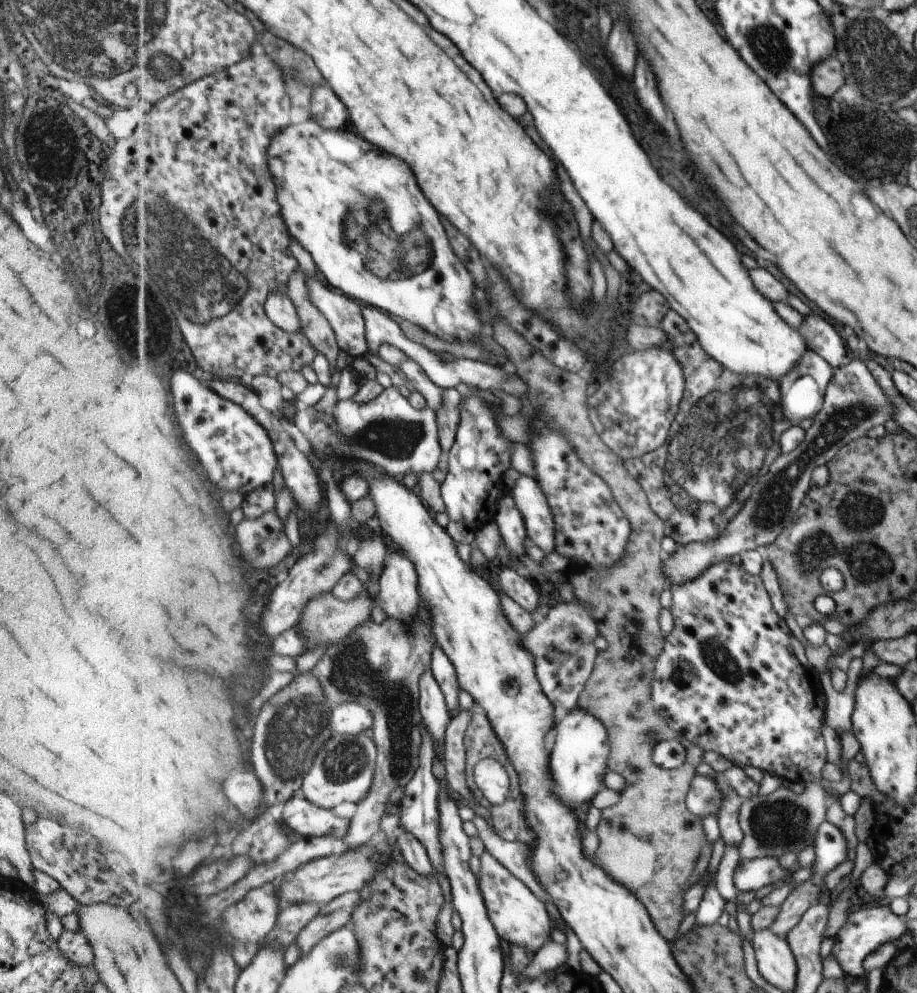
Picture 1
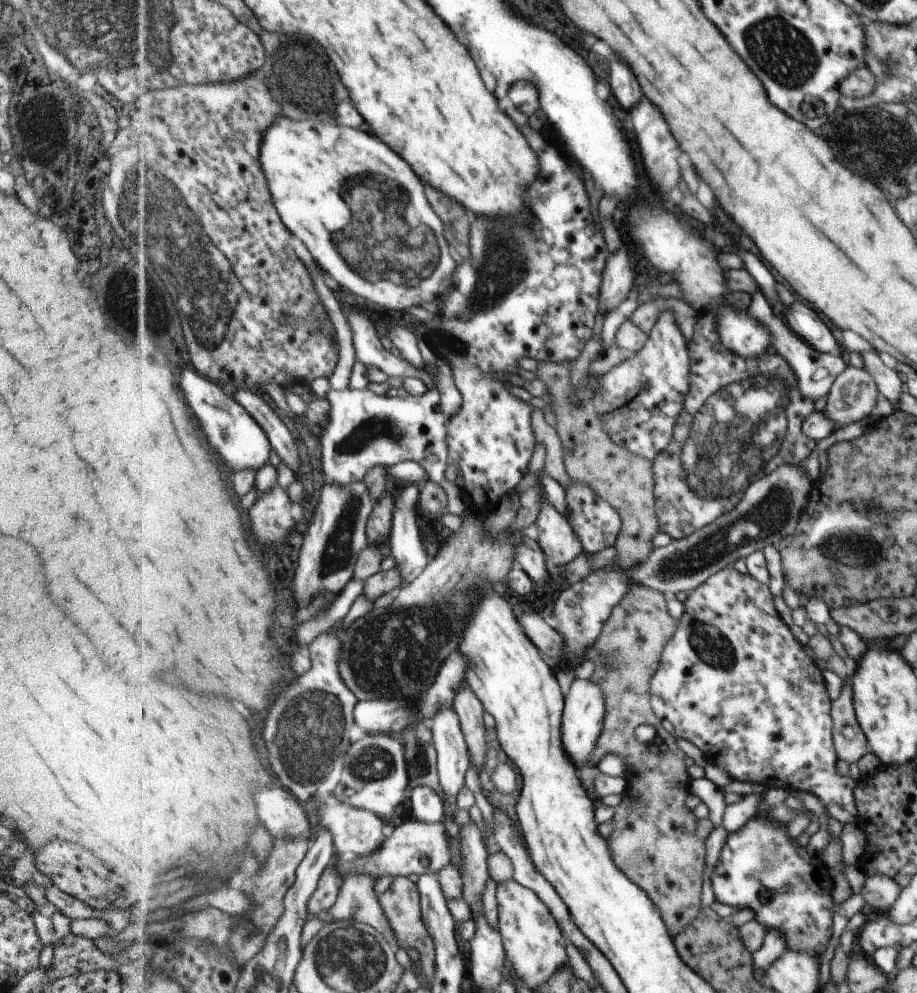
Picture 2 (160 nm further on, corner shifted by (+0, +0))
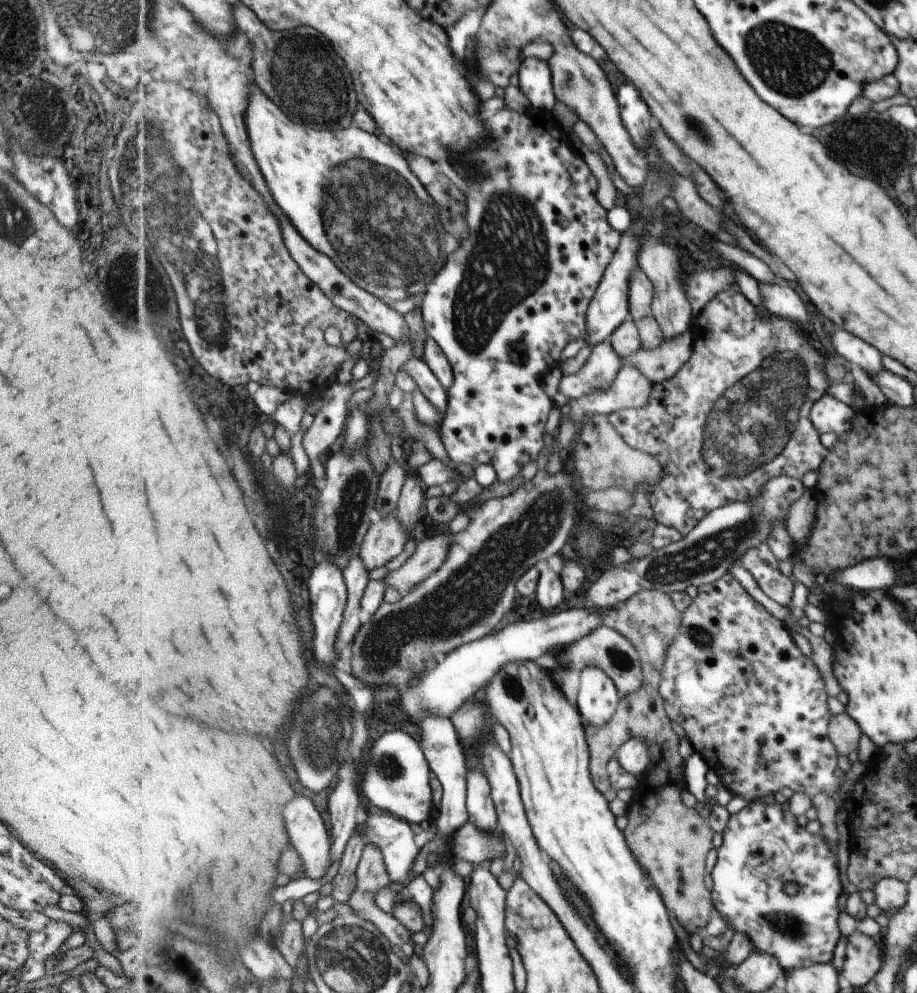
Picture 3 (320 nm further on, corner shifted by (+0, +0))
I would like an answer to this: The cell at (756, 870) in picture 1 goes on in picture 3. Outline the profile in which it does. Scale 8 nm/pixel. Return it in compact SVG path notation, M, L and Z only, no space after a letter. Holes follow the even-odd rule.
M763 801L750 802L738 813L732 814L727 828L719 837L711 867L711 888L713 888L713 898L716 902L717 910L728 921L735 932L748 935L754 944L755 952L774 956L780 962L785 972L809 965L816 965L817 963L829 963L831 954L833 954L833 948L835 948L835 942L839 938L839 930L837 930L837 916L839 916L837 900L843 894L843 888L841 888L841 882L839 882L839 870L837 870L837 857L835 855L836 852L828 845L821 833L811 834L805 827L799 826L797 815L790 809L783 810L781 805L776 802L772 804L766 804ZM787 882L794 882L798 887L794 894L785 892L785 884Z

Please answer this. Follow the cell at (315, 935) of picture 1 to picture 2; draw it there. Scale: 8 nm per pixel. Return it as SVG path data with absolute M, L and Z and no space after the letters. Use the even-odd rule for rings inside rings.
M351 873L344 880L337 902L327 910L331 920L348 921L355 919L381 931L385 938L400 953L403 948L396 939L386 912L375 894L375 879L367 873Z

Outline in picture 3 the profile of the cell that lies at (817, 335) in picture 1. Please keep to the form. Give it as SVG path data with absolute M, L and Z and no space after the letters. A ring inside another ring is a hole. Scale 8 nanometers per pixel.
M761 284L760 288L766 310L769 313L791 318L797 322L807 320L801 296L793 288L781 286L781 284Z

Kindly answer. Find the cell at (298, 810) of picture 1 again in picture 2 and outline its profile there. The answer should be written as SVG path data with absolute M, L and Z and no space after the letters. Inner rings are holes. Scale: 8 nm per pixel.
M345 803L321 806L319 818L322 830L334 834L337 854L347 854L349 851L358 856L372 855L384 843L389 830L391 830L388 821L383 820L373 811Z

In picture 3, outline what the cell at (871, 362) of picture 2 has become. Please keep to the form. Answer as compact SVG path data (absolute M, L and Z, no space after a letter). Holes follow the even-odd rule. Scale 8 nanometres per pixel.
M835 330L833 338L829 338L832 342L834 352L837 352L843 360L847 360L852 366L860 367L867 374L876 373L881 366L881 356L879 352L865 344L863 340L855 338L853 334L845 332L845 330Z

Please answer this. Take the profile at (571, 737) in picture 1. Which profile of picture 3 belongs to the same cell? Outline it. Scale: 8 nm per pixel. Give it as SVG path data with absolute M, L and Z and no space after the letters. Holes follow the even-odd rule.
M596 666L585 667L581 672L577 698L577 708L586 717L585 724L595 726L607 724L621 700L615 681Z

